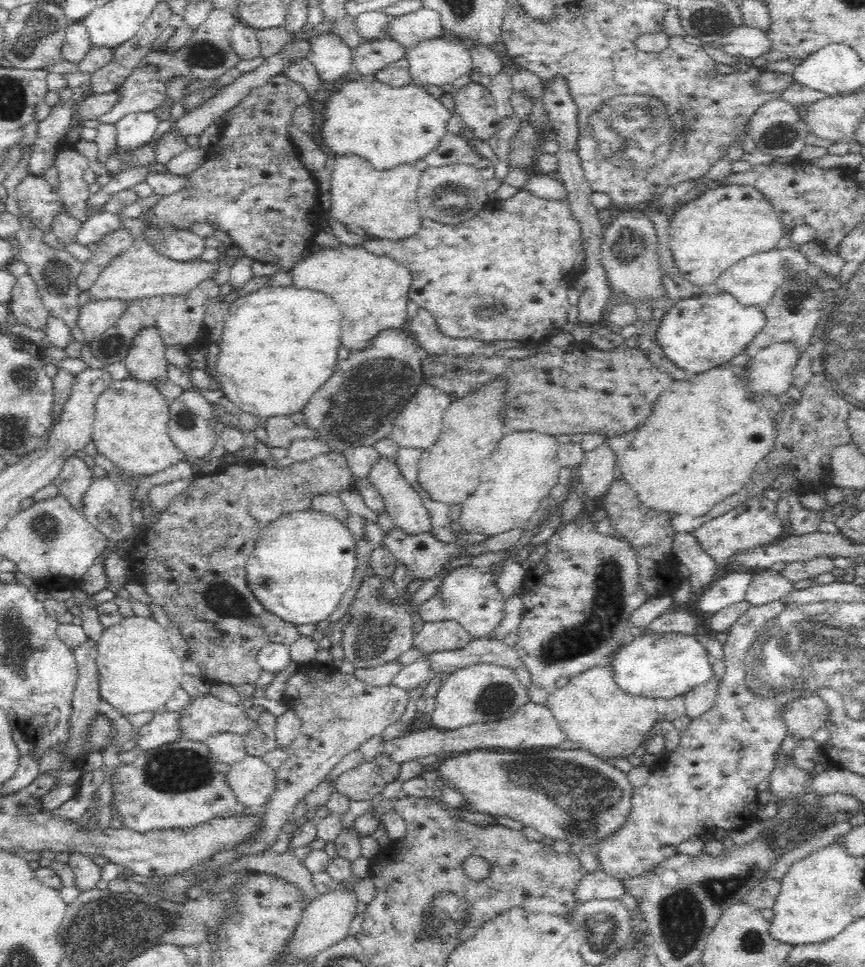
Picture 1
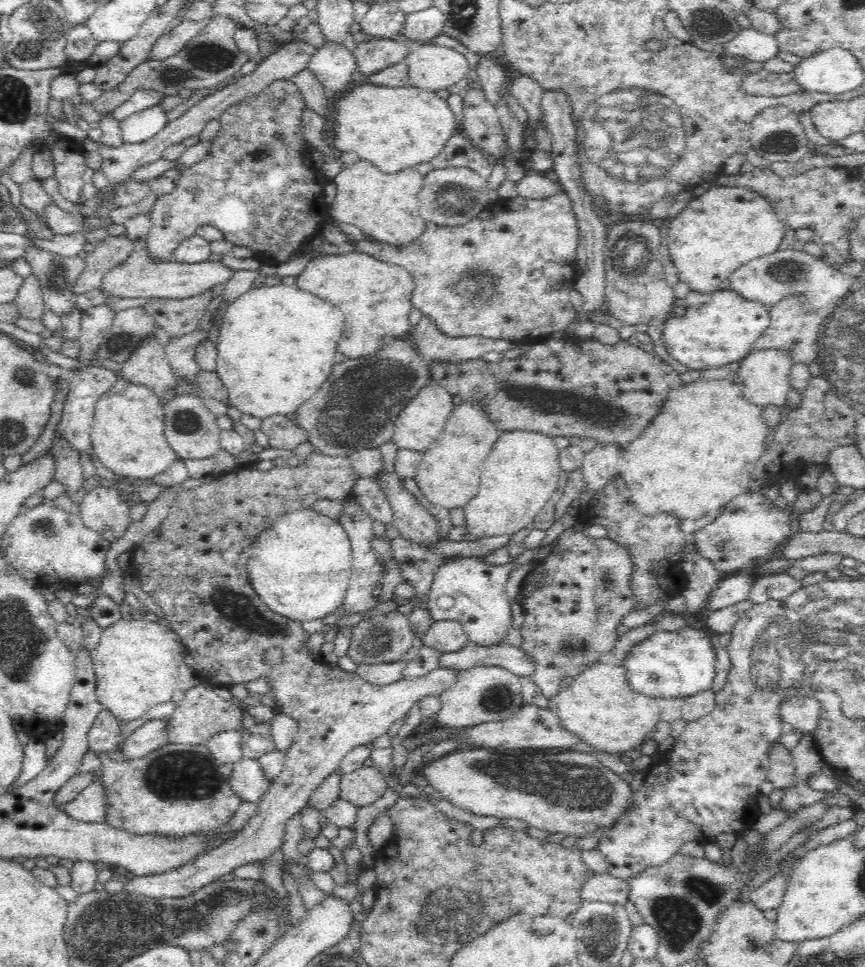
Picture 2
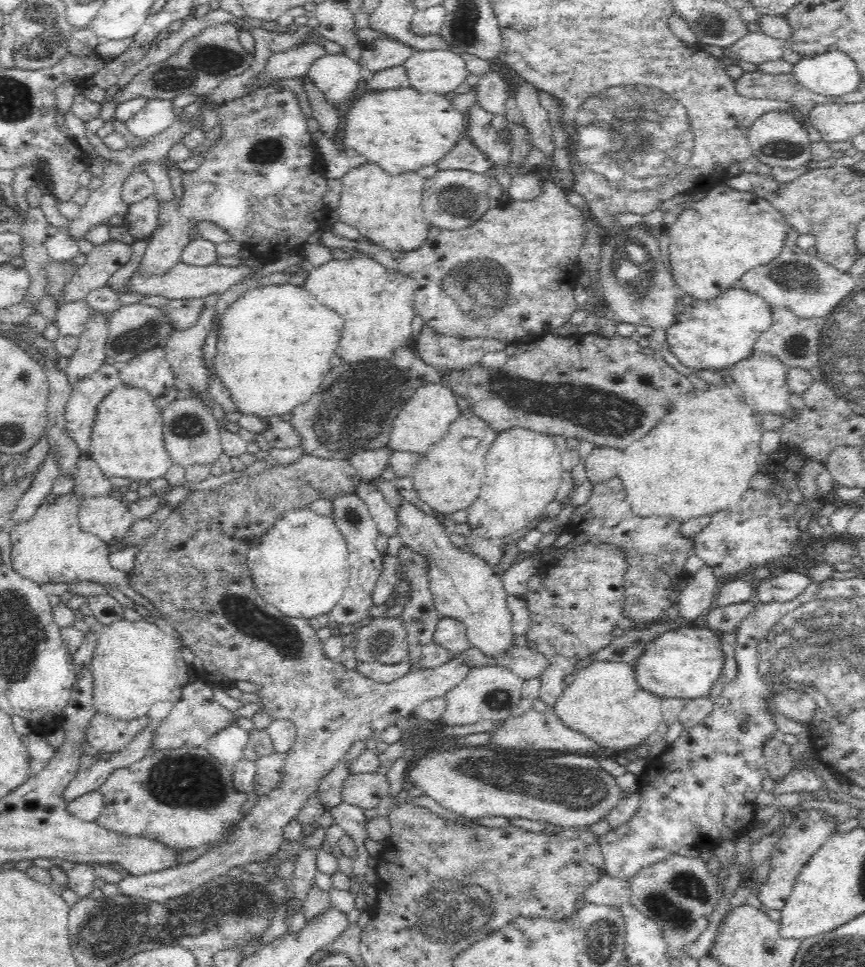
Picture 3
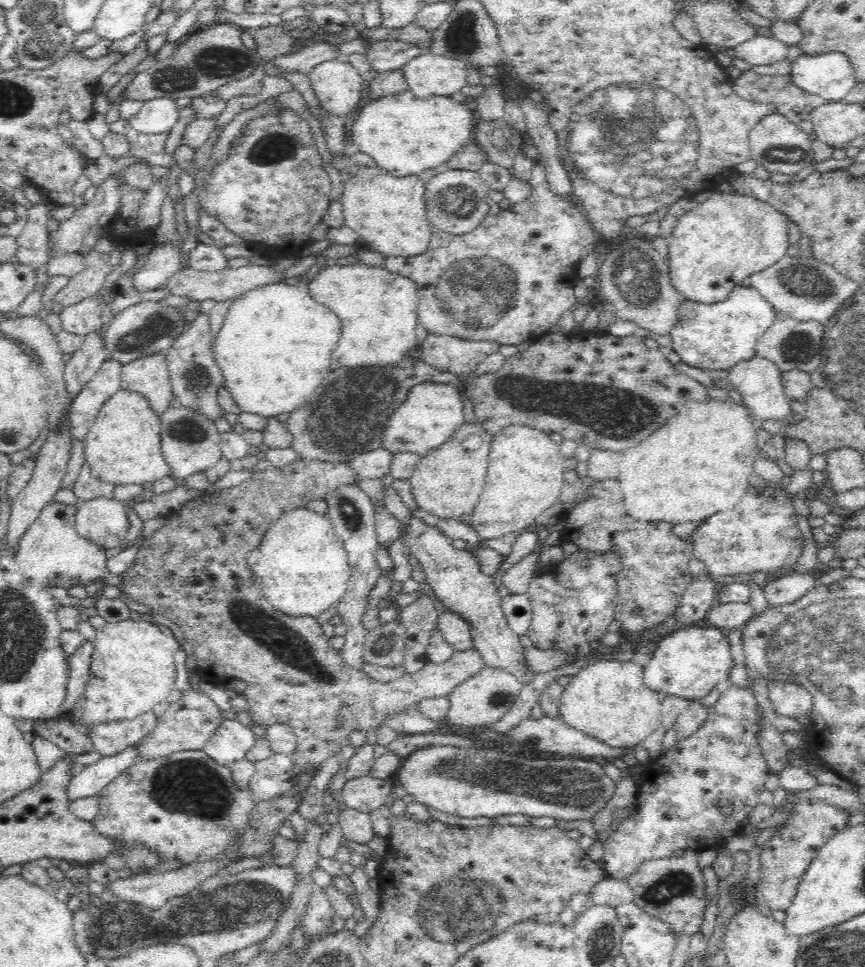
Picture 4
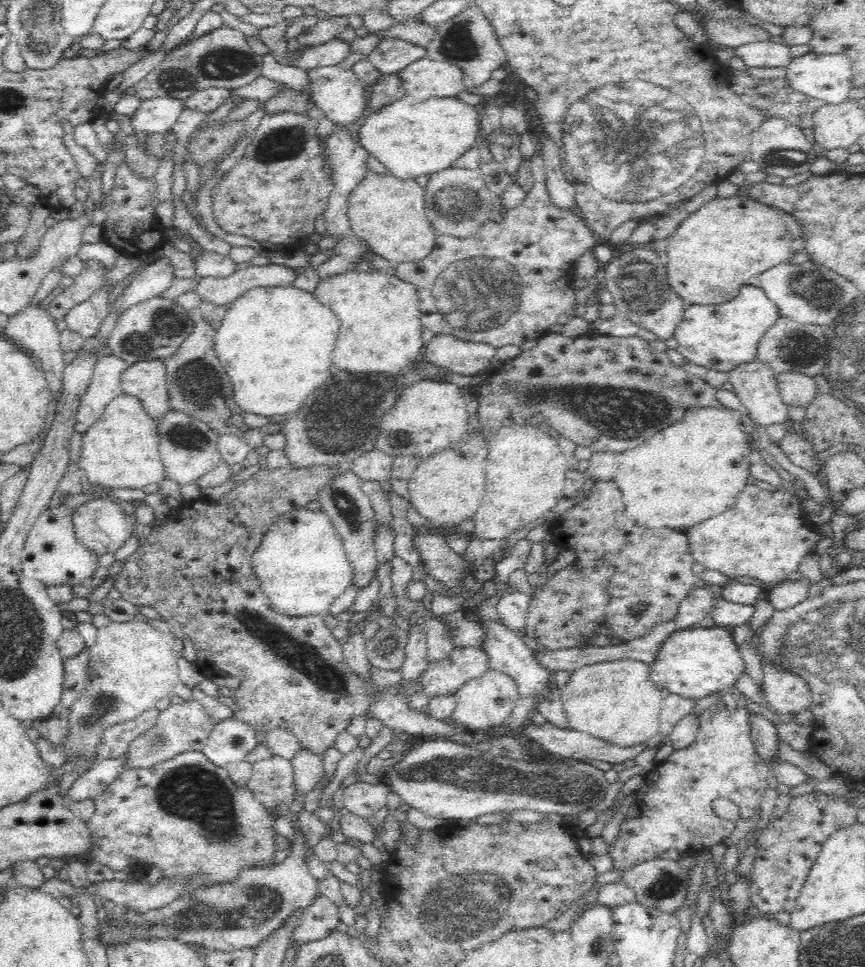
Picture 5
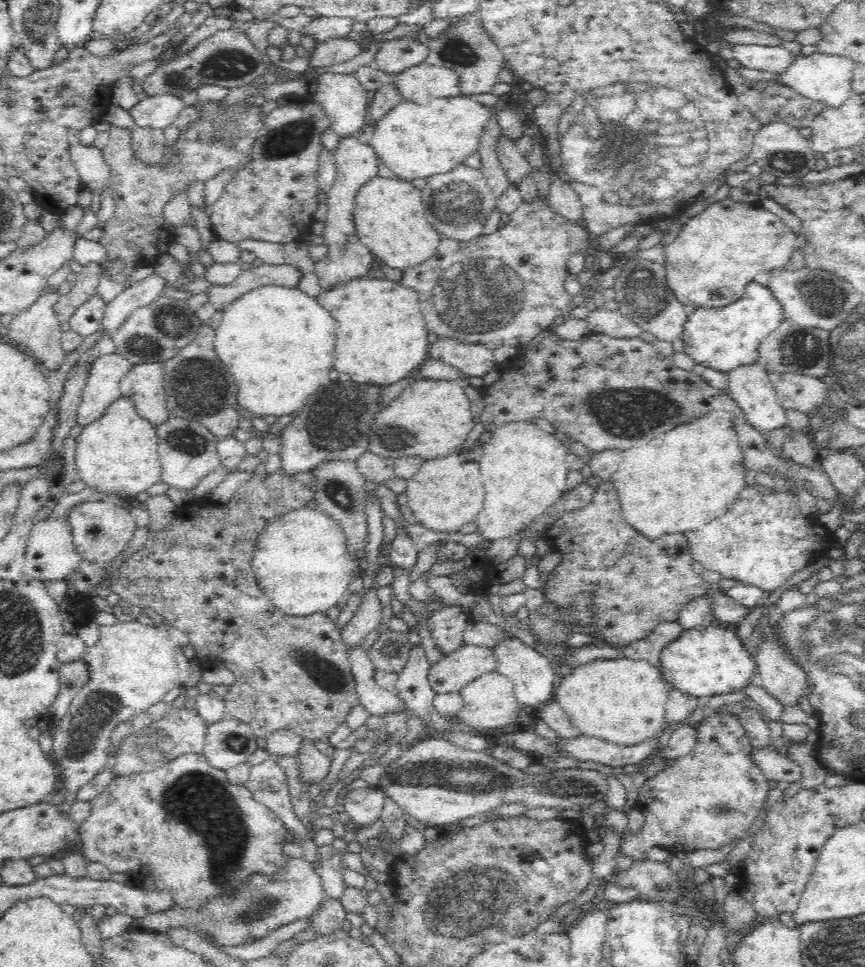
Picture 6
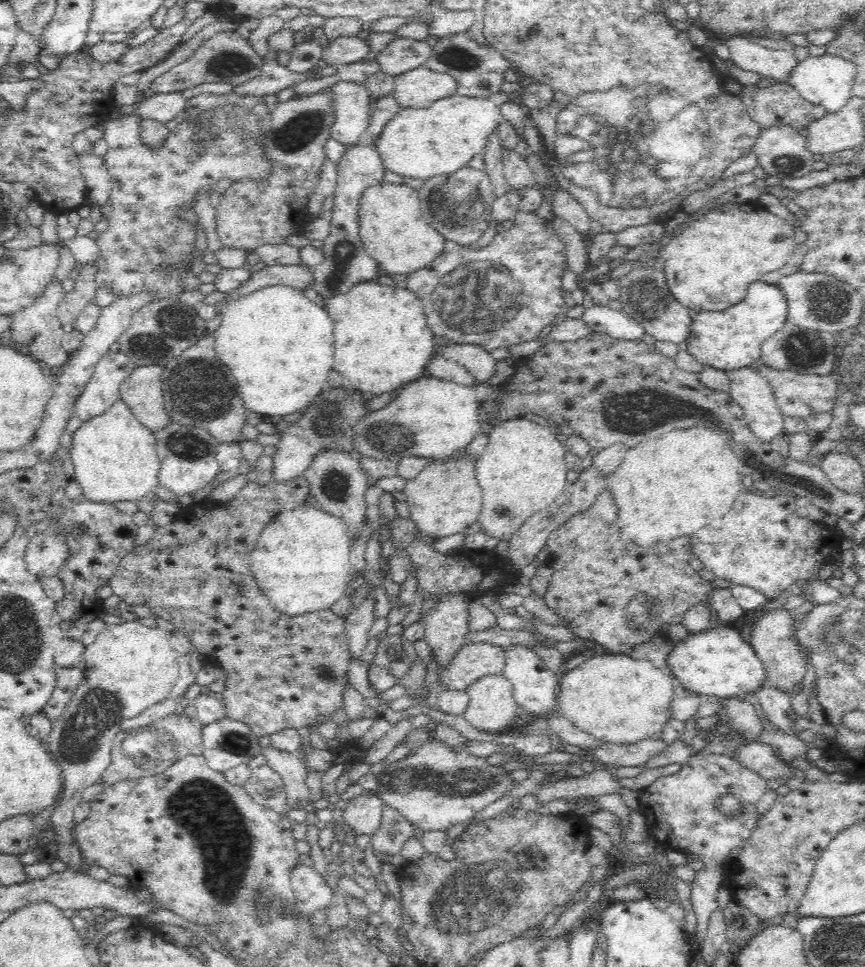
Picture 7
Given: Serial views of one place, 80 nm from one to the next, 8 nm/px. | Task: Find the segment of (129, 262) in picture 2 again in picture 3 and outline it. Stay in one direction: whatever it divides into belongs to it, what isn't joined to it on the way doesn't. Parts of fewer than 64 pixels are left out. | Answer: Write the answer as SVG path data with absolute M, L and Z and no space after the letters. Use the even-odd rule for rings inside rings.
M150 195L150 198L129 206L124 225L136 240L146 239L156 230L160 208L156 195ZM178 263L174 265L174 268L170 268L168 272L160 274L160 276L141 276L139 270L141 265L131 276L131 281L128 284L128 290L136 291L138 294L145 296L160 295L166 298L172 299L192 299L192 298L206 298L210 294L226 294L230 286L238 284L240 280L244 278L250 278L254 276L256 270L246 265L238 266L225 266L218 265L218 263L212 266L190 266L186 263Z

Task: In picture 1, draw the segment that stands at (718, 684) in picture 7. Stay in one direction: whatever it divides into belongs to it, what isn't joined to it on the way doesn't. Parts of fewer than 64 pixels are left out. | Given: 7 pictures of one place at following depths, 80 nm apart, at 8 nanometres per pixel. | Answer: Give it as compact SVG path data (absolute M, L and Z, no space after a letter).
M645 633L622 646L609 664L623 692L645 698L675 698L686 695L715 676L715 663L704 643L704 639L694 633Z

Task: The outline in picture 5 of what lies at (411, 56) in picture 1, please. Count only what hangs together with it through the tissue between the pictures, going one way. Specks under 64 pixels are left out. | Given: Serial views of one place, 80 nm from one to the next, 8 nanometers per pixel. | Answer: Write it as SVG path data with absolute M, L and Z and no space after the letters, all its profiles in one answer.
M428 57L420 58L400 70L399 76L406 95L417 101L456 97L466 90L464 72L458 66Z

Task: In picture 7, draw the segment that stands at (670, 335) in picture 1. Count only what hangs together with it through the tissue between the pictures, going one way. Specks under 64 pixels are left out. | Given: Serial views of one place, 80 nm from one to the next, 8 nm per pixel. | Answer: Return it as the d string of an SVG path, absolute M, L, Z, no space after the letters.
M756 281L747 288L746 300L732 308L720 311L697 311L693 313L690 336L686 338L687 351L694 358L709 367L732 371L754 366L761 356L765 340L782 330L787 320L788 301L782 289L776 284Z

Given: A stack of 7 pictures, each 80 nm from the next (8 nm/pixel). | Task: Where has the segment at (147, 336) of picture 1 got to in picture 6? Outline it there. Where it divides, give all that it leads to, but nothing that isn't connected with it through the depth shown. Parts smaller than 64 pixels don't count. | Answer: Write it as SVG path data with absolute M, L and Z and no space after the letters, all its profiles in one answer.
M163 363L135 364L122 378L119 386L122 396L134 403L136 412L156 427L170 417L164 392L163 374Z

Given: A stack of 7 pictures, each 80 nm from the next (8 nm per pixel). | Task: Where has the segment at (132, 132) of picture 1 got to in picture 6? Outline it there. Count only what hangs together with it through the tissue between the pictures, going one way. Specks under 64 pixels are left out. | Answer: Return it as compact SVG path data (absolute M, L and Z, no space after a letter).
M172 94L143 96L141 102L130 108L129 112L136 125L141 128L166 130L179 117L180 112L186 107L186 102L184 97Z

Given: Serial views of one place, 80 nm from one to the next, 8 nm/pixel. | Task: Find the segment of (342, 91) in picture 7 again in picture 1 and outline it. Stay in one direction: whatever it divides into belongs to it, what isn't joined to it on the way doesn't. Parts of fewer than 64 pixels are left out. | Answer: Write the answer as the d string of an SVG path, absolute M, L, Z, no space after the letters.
M334 33L312 38L307 58L315 66L326 89L334 88L336 82L354 68L353 50Z

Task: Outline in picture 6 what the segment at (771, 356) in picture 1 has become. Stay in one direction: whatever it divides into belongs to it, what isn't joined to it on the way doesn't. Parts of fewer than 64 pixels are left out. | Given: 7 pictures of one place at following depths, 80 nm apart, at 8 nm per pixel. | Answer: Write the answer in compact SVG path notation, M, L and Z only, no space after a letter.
M742 364L734 370L727 372L729 376L729 389L732 398L744 411L748 425L754 427L756 431L770 433L776 428L786 427L786 410L778 402L775 388L769 379L770 372L762 366L754 364Z

